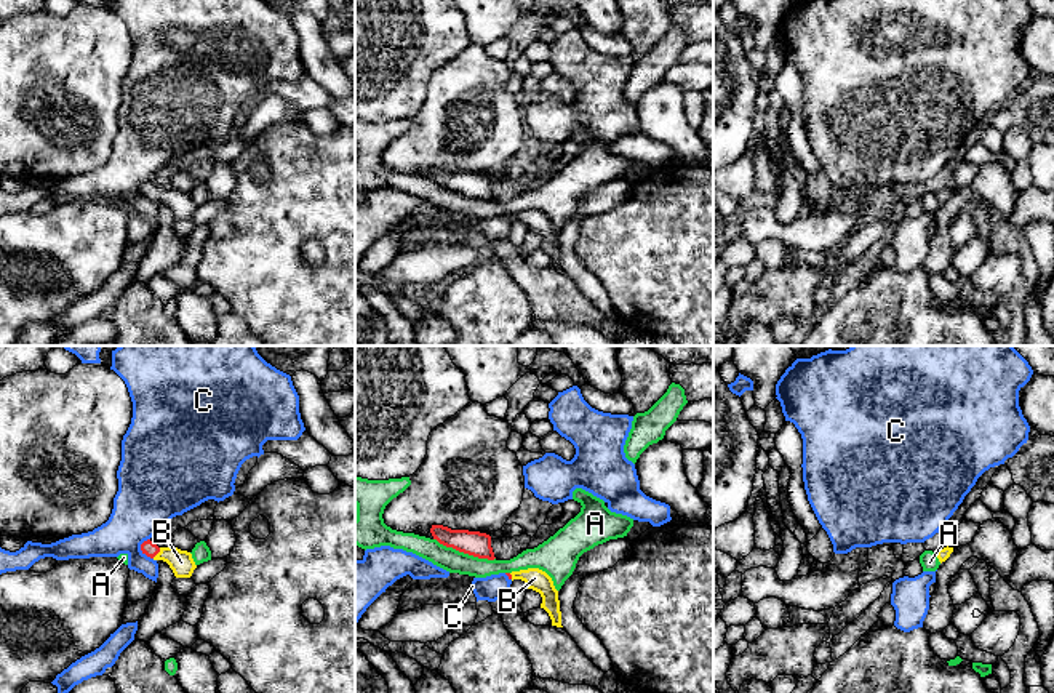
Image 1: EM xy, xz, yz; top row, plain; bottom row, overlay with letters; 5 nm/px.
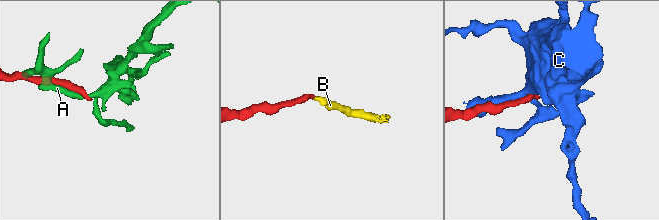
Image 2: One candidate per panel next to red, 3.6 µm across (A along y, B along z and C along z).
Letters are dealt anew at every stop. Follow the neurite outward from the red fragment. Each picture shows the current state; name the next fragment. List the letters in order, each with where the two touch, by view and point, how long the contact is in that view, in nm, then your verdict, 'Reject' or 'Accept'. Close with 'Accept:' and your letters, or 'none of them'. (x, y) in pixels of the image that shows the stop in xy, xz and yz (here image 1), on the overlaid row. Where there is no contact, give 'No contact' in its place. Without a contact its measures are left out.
A: Touches red at xz (464, 552). Shared border 320 nm. Reject
B: Touches red at xy (157, 552). Shared border 70 nm. Accept
C: Touches red at xy (141, 549). Shared border 110 nm. Reject
Accept: B

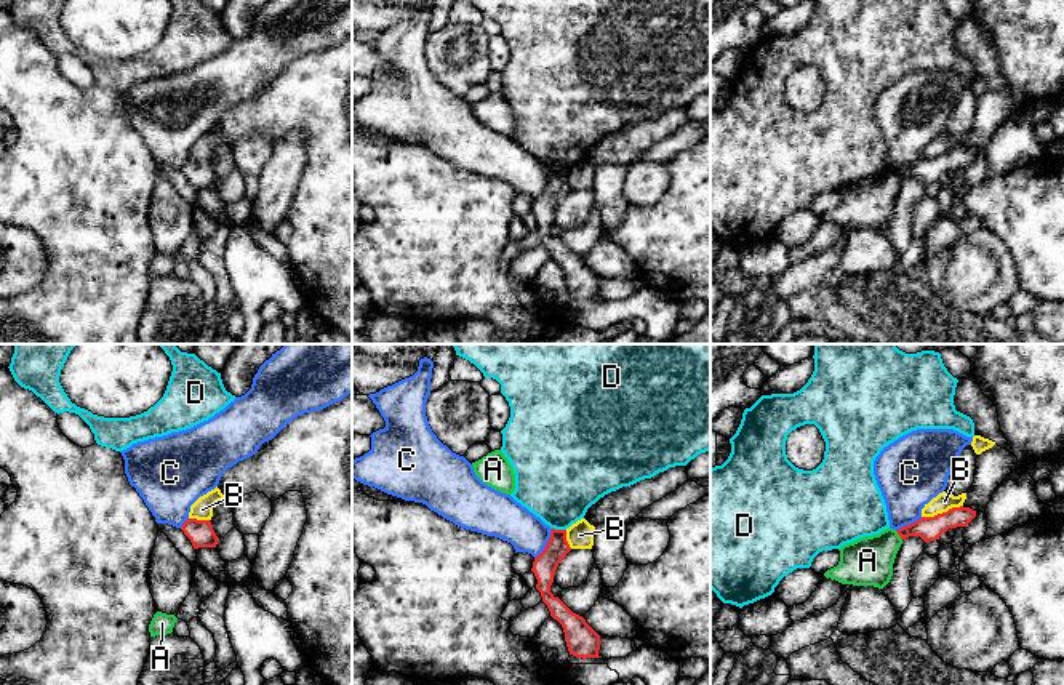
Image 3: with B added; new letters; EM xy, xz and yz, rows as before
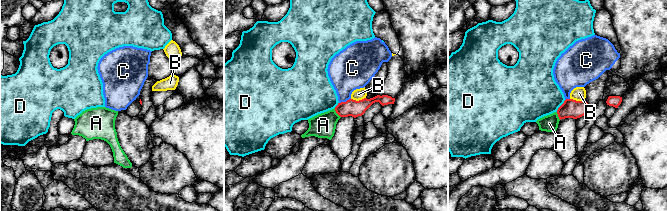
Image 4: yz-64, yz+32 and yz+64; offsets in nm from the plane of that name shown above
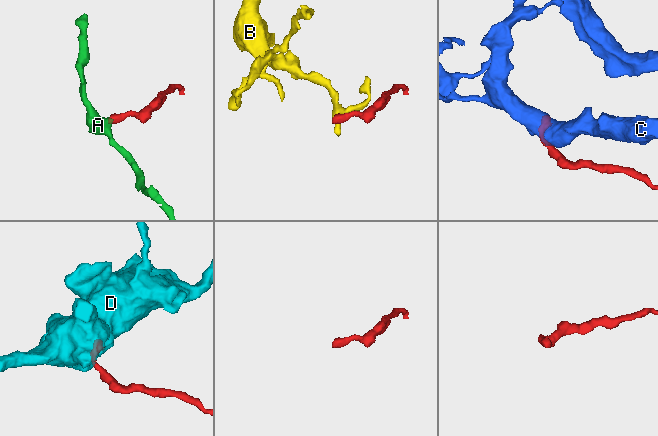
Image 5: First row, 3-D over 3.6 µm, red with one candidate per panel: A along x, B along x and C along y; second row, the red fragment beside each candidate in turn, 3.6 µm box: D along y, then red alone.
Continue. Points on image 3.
A: Touches red at yz (898, 533). Shared border 70 nm. Reject
B: Touches red at yz (943, 512). Shared border 220 nm. Reject
C: Touches red at xz (548, 543). Shared border 180 nm. Reject
D: Touches red at xz (559, 530). Shared border 70 nm. Reject
Accept: none of them

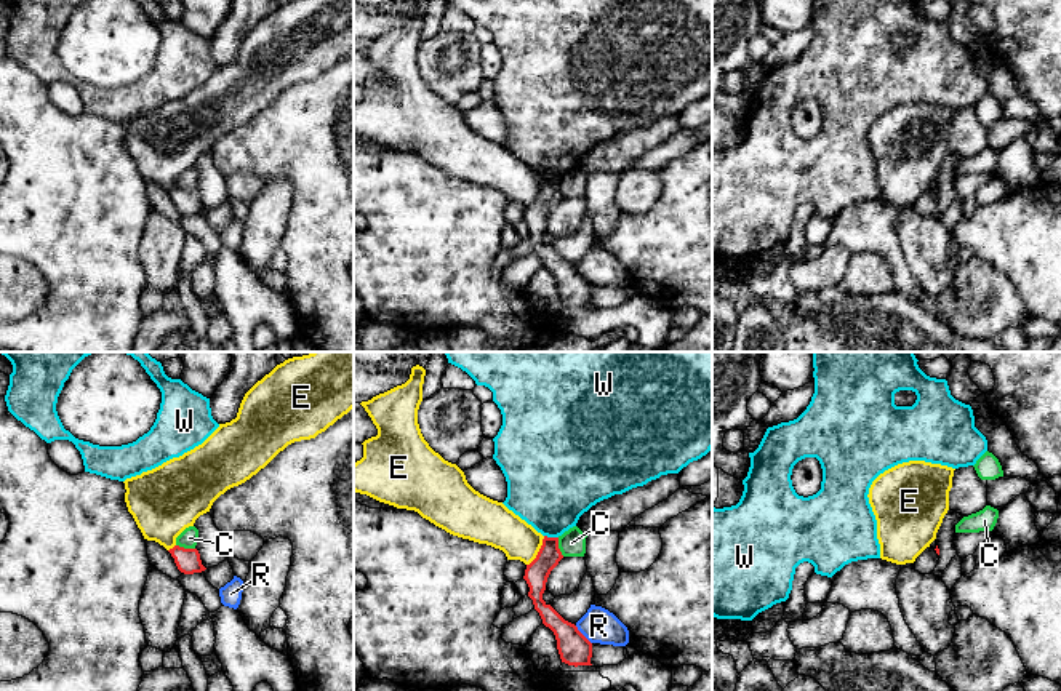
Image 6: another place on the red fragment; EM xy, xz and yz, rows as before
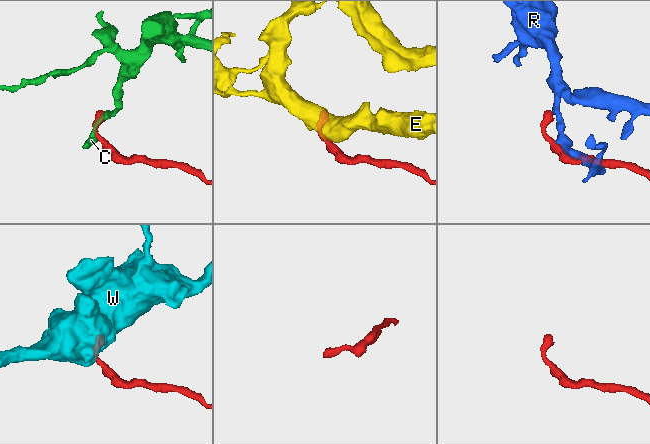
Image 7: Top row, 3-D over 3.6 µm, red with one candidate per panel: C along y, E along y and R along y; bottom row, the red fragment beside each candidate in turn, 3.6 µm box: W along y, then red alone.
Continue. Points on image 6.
C: Touches red at xy (186, 549). Shared border 100 nm. Reject
E: Touches red at xz (540, 551). Shared border 180 nm. Reject
R: Touches red at xz (583, 635). Shared border 130 nm. Reject
W: Touches red at xz (551, 538). Shared border 70 nm. Reject
Accept: none of them

